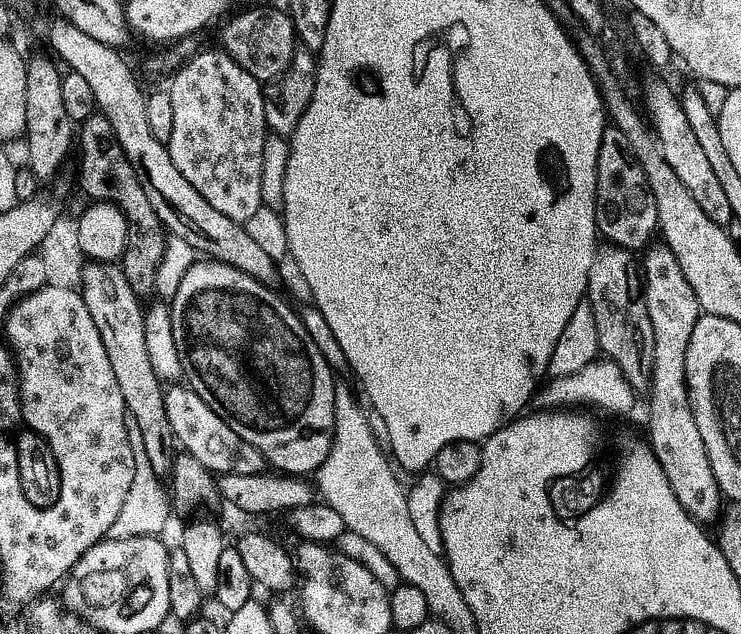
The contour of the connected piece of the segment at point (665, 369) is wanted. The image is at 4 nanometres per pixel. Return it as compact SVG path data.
M652 348L650 447L656 453L656 459L681 506L699 524L712 526L712 523L715 525L721 519L724 497L709 458L704 436L696 424L688 393L685 364L670 362L666 350L668 348Z

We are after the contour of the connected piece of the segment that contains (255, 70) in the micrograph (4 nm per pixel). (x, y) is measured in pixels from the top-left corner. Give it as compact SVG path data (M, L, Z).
M275 6L256 8L236 17L228 26L224 38L225 51L239 65L263 84L272 84L286 75L298 54L295 24L289 13L278 11Z

